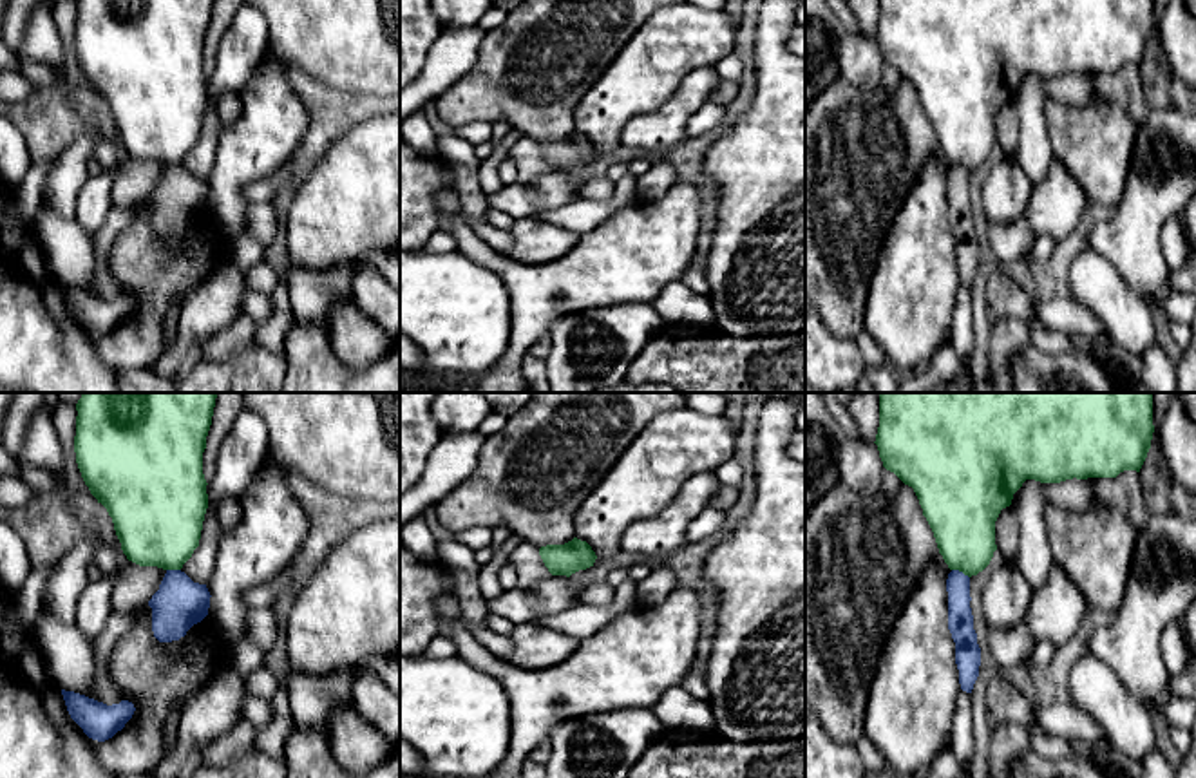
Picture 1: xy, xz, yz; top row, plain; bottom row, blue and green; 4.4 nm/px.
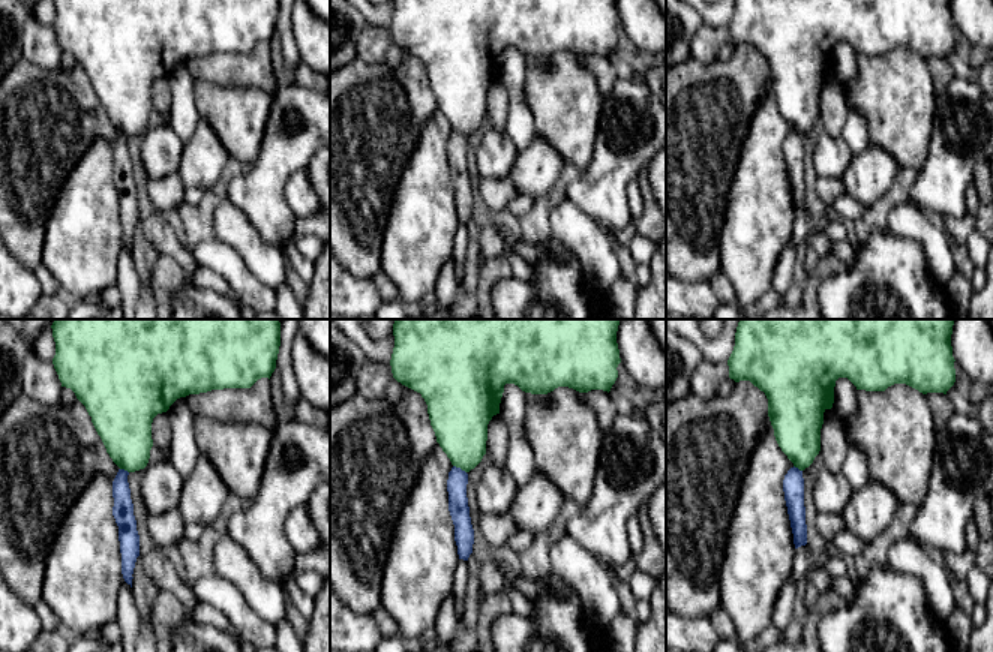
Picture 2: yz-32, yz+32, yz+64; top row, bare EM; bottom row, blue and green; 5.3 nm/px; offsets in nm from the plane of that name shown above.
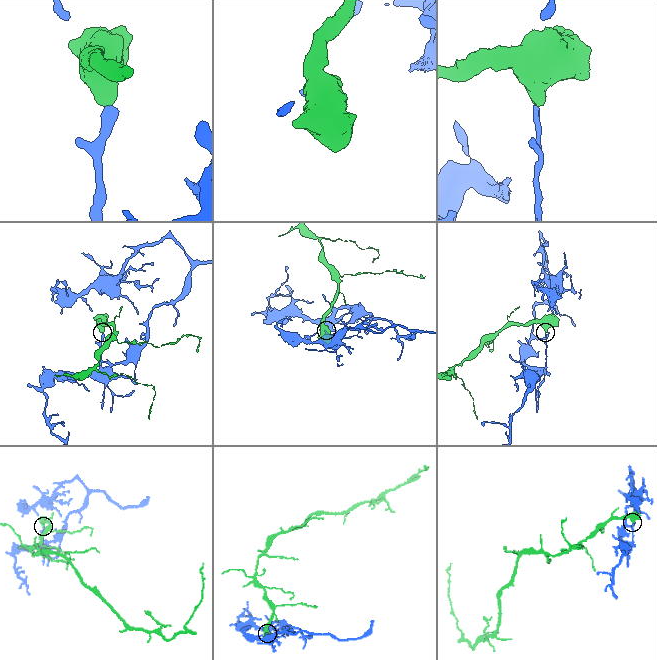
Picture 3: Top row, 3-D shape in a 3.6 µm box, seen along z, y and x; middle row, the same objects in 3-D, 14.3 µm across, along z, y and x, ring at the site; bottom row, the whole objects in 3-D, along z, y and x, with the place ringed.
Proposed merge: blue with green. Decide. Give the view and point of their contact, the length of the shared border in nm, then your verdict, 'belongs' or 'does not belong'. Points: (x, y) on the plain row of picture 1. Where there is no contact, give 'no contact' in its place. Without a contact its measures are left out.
yz (961, 167) | 90 nm | does not belong

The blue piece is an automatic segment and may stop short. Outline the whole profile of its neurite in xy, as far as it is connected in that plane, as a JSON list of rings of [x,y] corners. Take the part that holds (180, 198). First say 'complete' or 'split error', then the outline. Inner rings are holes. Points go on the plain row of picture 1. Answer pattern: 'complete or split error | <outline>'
complete | [[[166,165],[159,185],[148,195],[152,226],[159,237],[179,235],[208,210],[210,186],[181,165]]]

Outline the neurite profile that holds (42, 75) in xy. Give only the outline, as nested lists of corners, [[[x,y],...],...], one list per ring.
[[[20,56],[20,74],[34,85],[36,92],[51,87],[58,80],[52,65],[27,56]]]

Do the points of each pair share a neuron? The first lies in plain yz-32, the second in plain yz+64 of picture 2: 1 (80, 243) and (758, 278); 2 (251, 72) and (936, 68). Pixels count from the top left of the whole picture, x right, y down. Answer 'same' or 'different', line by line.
1: same
2: same

